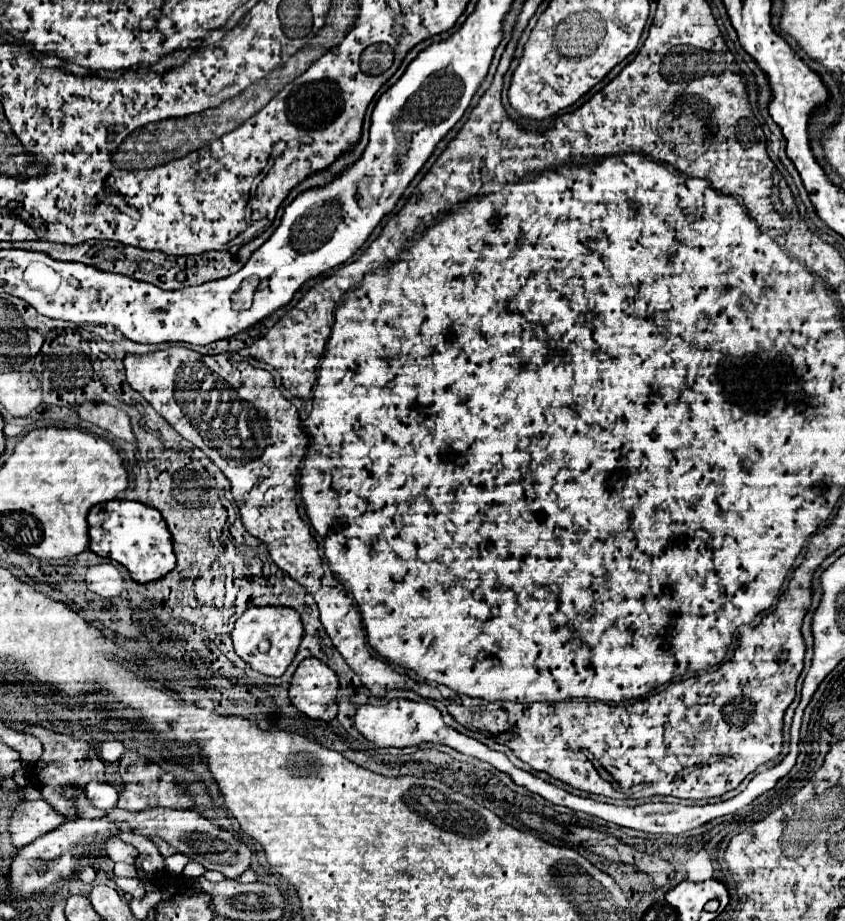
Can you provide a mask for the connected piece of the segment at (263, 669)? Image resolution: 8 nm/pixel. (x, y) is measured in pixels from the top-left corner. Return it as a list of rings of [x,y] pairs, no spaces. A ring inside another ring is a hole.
[[[249,607],[235,623],[235,629],[231,633],[233,637],[233,645],[235,645],[235,653],[251,665],[251,669],[263,673],[263,675],[271,675],[271,677],[281,677],[287,667],[291,665],[299,643],[303,639],[303,623],[301,617],[297,615],[297,611],[293,611],[291,607]],[[267,639],[271,643],[269,653],[259,653],[257,645],[259,641]]]

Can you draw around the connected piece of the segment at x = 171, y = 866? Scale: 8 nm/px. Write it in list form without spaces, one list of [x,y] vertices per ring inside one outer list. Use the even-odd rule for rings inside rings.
[[[175,853],[175,855],[171,855],[171,857],[165,859],[165,871],[171,873],[171,875],[179,875],[179,873],[185,869],[185,865],[187,865],[189,861],[191,861],[191,859],[189,859],[187,855]]]

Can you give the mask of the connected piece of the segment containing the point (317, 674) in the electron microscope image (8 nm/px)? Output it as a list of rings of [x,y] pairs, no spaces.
[[[309,657],[301,661],[291,679],[289,699],[307,717],[329,723],[337,717],[337,691],[339,681],[329,665]]]

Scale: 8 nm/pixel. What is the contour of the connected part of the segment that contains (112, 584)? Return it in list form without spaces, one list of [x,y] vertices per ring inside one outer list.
[[[105,563],[105,565],[89,567],[85,573],[85,583],[87,583],[89,591],[93,591],[101,597],[119,597],[125,581],[119,575],[117,567],[113,567],[111,563]]]

